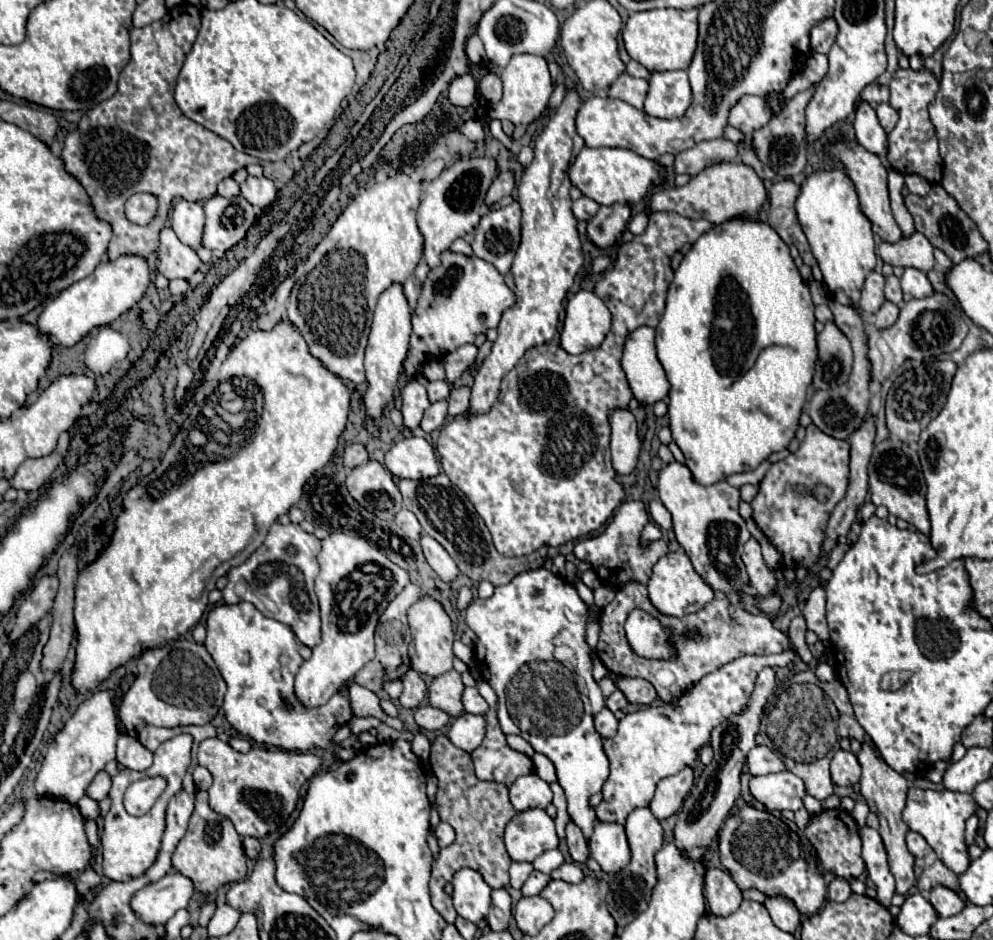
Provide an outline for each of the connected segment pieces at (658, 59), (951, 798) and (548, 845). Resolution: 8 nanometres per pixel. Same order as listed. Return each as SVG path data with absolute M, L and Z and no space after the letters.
M652 9L642 13L630 13L624 29L622 41L628 55L642 63L650 73L688 69L698 39L698 9L678 11L678 9Z
M912 787L908 791L908 801L902 811L902 819L912 831L918 831L928 841L928 845L936 851L938 859L946 867L950 867L956 875L960 875L970 865L968 847L964 843L964 827L966 827L966 819L972 817L974 813L976 813L976 801L968 793L956 793L948 789L922 791L918 787Z
M542 809L518 813L506 827L504 845L512 861L532 863L548 849L558 849L554 821Z

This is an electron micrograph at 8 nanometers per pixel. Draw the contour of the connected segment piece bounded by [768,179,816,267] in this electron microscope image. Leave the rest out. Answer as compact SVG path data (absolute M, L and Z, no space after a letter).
M792 179L778 181L770 187L770 191L768 191L768 201L770 201L768 225L772 225L772 229L776 229L776 233L780 235L780 239L786 245L796 245L802 261L806 265L814 267L816 259L810 251L810 245L806 241L806 235L798 223L796 209L794 209L794 201L796 201L798 193L800 193L800 185L796 185Z

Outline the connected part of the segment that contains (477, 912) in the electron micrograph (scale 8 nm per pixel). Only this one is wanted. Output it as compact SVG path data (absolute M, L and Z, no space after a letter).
M464 867L454 873L452 885L454 885L452 899L458 915L462 915L472 923L480 923L482 919L486 919L492 903L490 899L492 887L484 881L484 877L478 871Z

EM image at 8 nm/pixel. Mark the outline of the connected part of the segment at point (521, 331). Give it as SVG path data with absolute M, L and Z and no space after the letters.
M566 91L558 113L546 123L544 131L538 135L534 143L534 161L526 167L520 179L518 201L522 205L522 241L510 269L516 287L516 303L508 311L504 311L492 351L474 375L468 415L488 413L488 409L498 399L500 381L504 379L504 375L520 361L520 357L530 347L542 345L556 335L558 315L562 311L564 297L570 291L574 277L584 263L576 231L576 217L572 213L572 183L568 179L570 161L585 146L584 140L574 127L578 107L580 103L576 91Z

